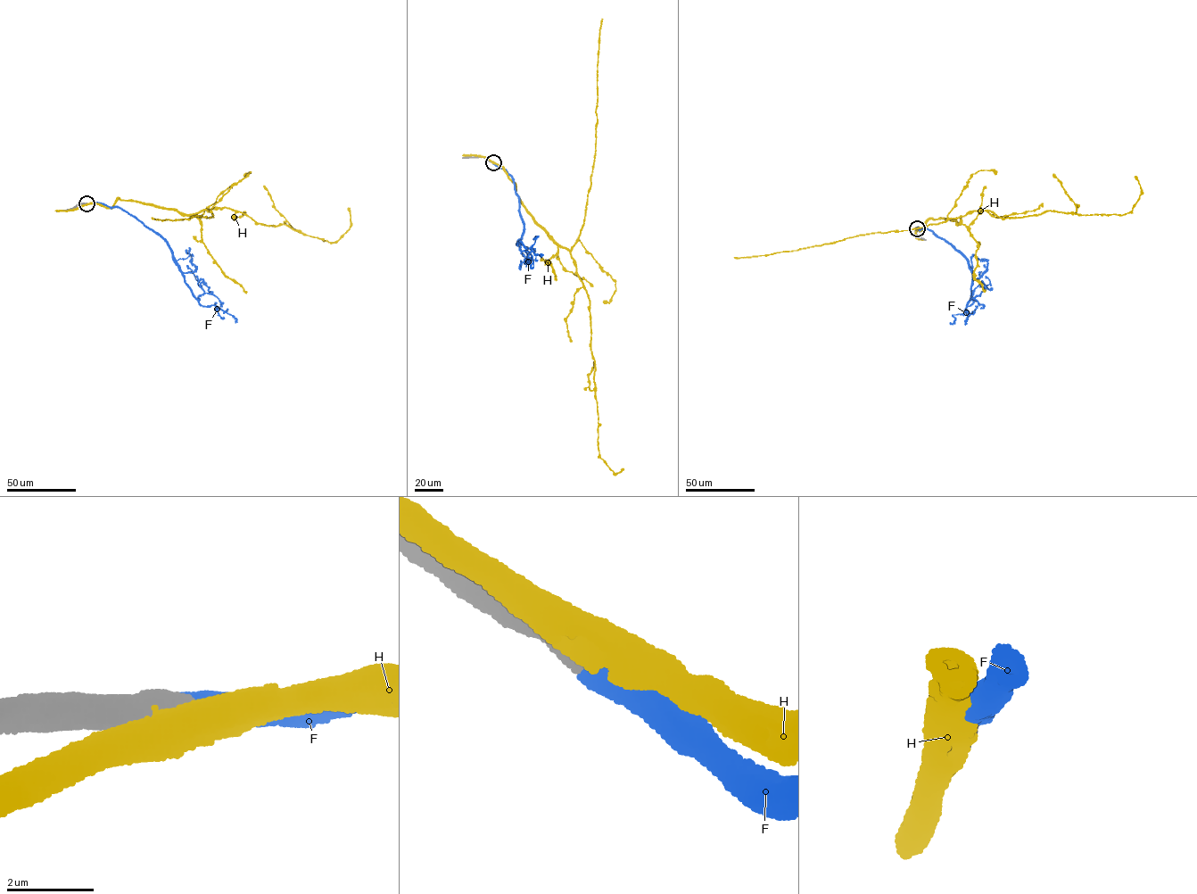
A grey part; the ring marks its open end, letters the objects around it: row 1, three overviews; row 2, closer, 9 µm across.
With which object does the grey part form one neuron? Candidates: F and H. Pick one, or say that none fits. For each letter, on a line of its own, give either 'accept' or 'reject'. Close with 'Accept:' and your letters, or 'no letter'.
F: accept
H: reject
Accept: F

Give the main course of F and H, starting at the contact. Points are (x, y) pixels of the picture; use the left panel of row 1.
F: (86, 203), (118, 207), (161, 236), (185, 282), (199, 300), (204, 293), (202, 280), (198, 281), (191, 271)
H: (86, 203), (110, 208), (118, 198), (193, 214), (229, 208), (333, 243), (350, 226), (348, 207)

